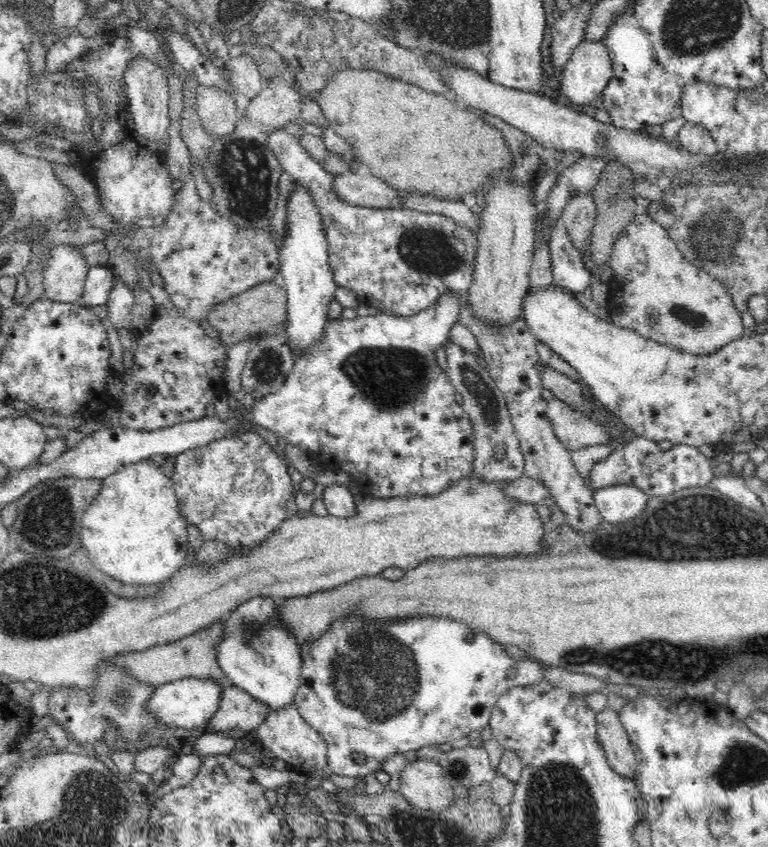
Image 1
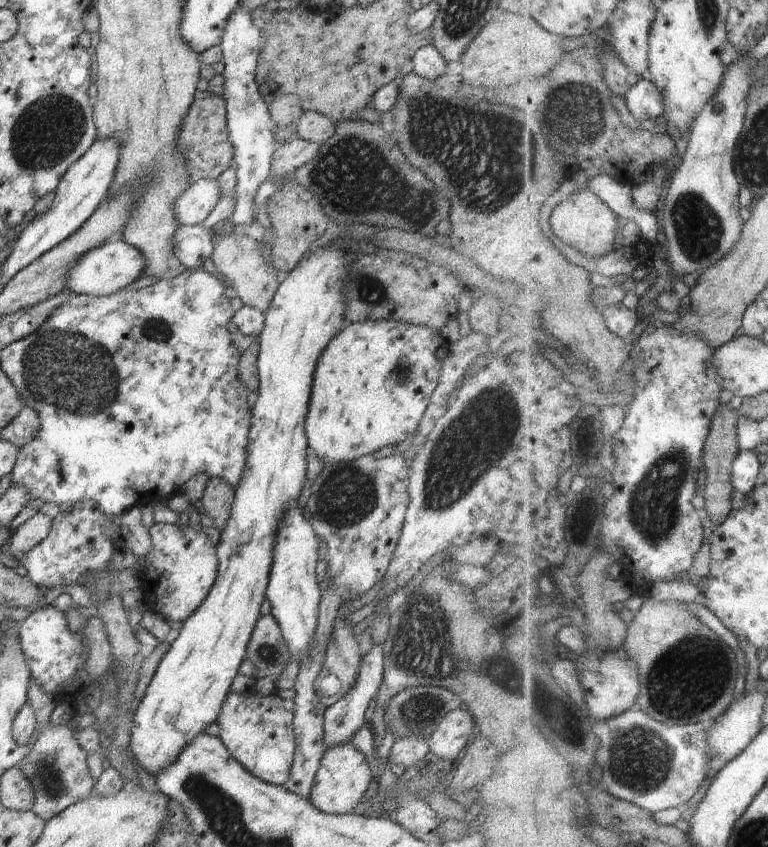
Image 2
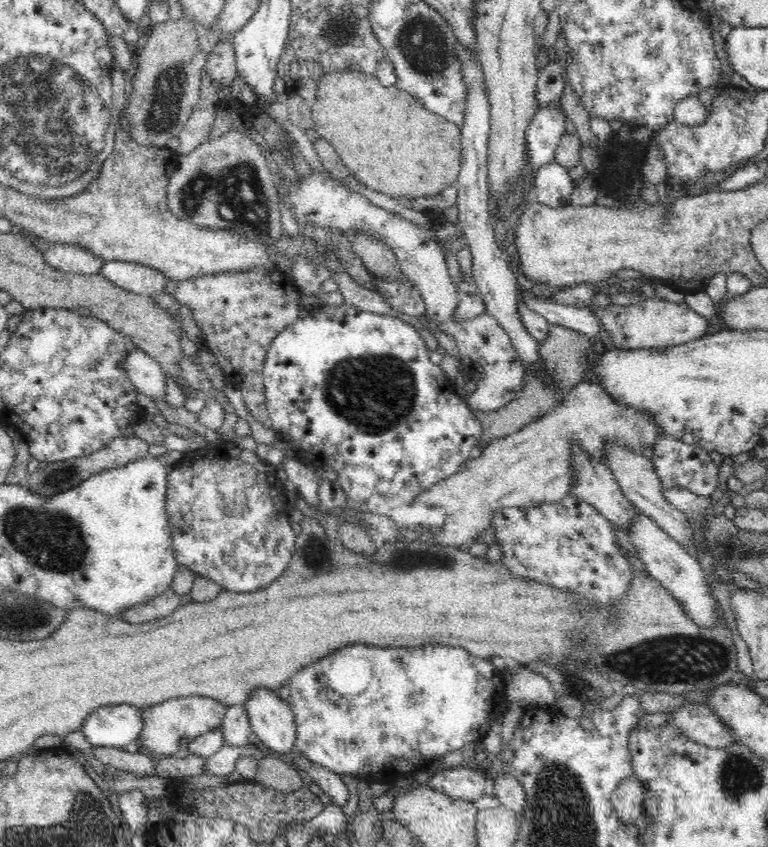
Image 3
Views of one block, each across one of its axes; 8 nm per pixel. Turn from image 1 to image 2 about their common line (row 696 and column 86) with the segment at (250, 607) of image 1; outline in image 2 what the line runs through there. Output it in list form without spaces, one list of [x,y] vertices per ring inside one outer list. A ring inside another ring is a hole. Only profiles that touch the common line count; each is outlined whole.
[[[102,242],[100,246],[84,252],[74,266],[68,270],[66,287],[72,290],[74,295],[106,296],[126,288],[141,276],[145,276],[146,260],[138,249],[126,242]]]

